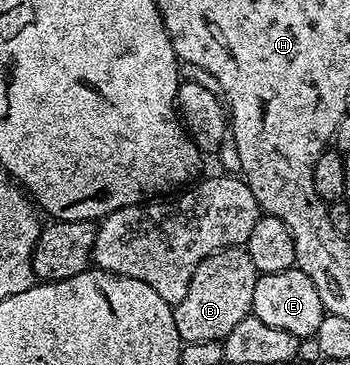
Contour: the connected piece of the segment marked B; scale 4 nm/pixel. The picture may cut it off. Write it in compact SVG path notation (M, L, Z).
M245 246L225 247L223 251L200 261L200 265L196 265L196 273L192 273L192 281L188 281L188 294L174 307L176 329L182 342L221 343L226 339L235 325L251 314L252 292L256 289L258 277L256 265L252 265L252 257L248 257Z

